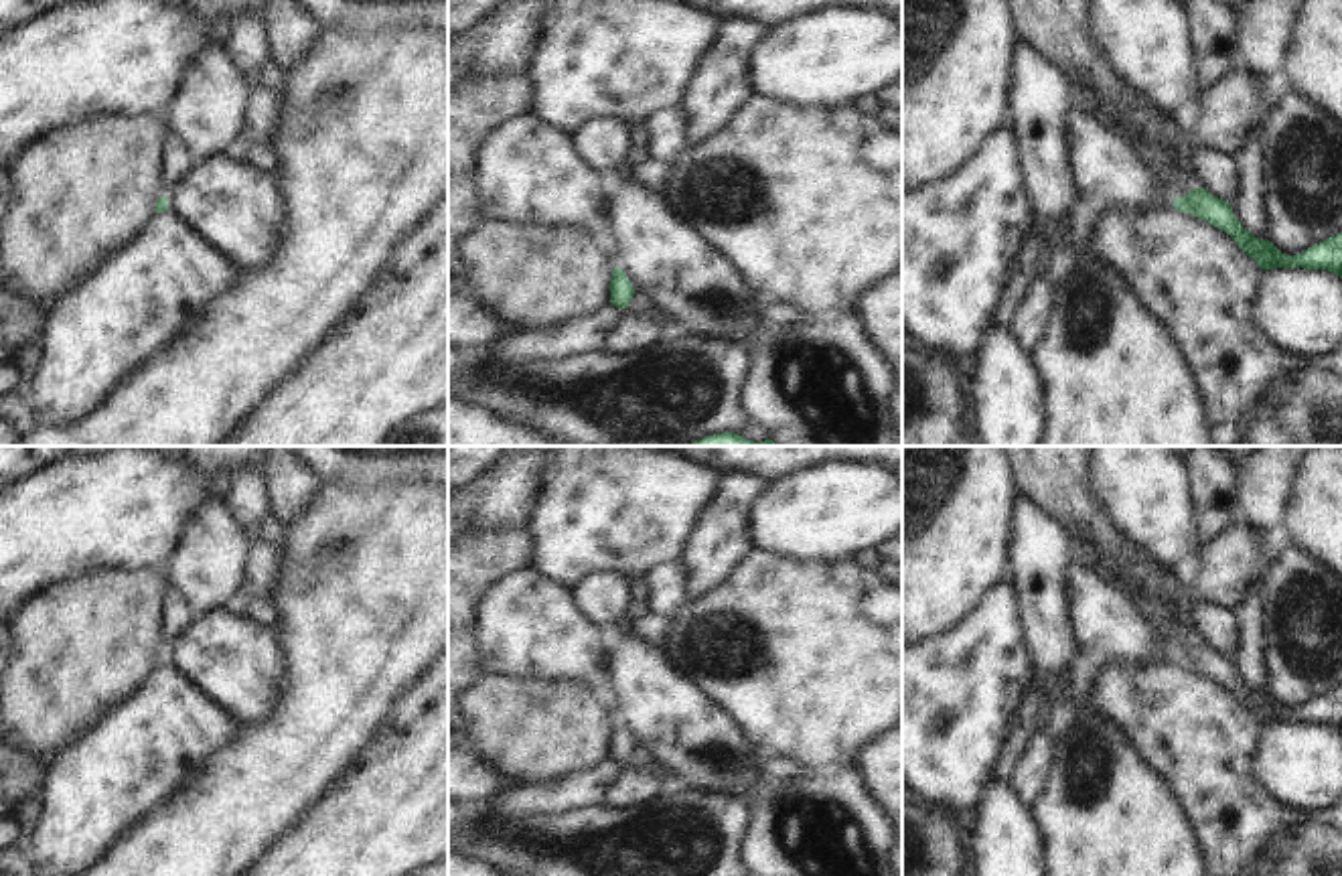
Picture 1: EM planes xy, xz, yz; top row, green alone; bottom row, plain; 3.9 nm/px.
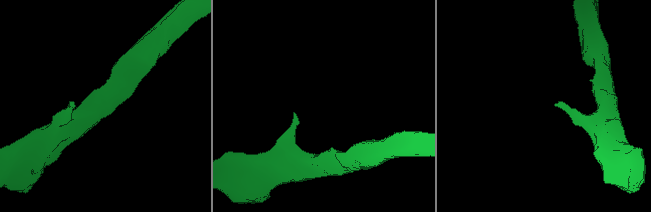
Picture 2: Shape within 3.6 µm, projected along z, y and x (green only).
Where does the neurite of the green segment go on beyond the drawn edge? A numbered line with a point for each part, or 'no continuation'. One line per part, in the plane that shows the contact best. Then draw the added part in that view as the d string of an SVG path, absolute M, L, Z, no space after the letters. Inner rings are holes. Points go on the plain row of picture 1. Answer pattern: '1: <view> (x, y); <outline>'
1: yz (1184, 631); M1182 618L1178 625L1176 625L1176 629L1174 629L1174 635L1176 635L1176 639L1178 639L1178 651L1184 651L1184 649L1188 649L1190 645L1194 645L1194 643L1198 643L1198 639L1196 639L1196 625L1194 625L1194 620L1190 620L1190 618Z

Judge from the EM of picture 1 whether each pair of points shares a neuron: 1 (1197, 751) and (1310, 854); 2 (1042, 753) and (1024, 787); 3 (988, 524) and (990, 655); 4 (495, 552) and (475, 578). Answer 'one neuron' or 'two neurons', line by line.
1: one neuron
2: one neuron
3: two neurons
4: one neuron

